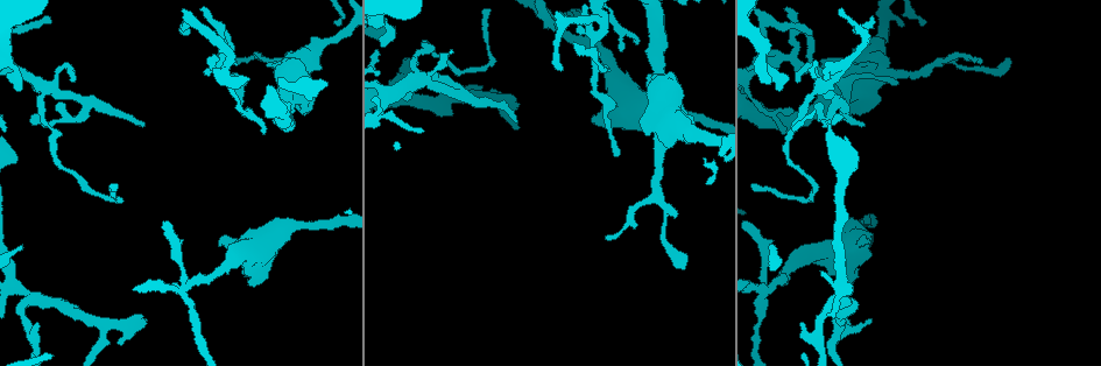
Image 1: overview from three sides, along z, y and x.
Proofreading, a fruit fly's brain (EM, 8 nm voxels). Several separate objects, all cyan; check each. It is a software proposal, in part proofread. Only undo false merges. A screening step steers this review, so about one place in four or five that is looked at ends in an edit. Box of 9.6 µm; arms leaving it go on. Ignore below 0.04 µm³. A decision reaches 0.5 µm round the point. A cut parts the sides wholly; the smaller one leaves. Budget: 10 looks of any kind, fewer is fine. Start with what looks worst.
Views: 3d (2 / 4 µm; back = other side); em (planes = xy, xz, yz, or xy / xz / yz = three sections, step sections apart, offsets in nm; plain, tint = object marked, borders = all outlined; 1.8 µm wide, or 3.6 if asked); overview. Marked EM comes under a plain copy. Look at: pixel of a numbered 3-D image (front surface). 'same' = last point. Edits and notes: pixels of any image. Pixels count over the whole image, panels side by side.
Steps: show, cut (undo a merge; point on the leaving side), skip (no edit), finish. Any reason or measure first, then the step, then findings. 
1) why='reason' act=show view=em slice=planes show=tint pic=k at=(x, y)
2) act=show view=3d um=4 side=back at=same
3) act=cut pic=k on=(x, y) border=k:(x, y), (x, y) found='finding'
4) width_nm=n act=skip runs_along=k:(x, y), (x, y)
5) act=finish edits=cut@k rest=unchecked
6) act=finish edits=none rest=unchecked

why='four arms meet' act=show view=3d um=2 pic=1 at=(771, 288)

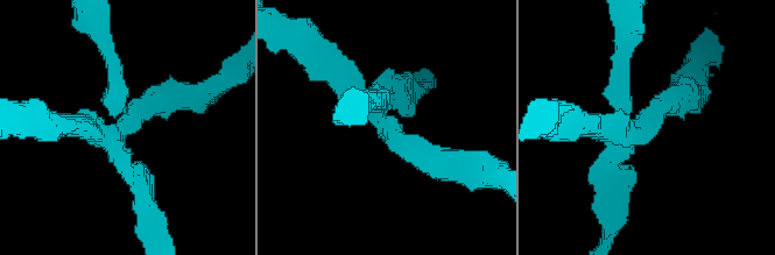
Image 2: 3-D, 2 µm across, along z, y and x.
arms=4 why='now the EM' act=show view=em slice=planes show=borders pic=2 at=(120, 126)

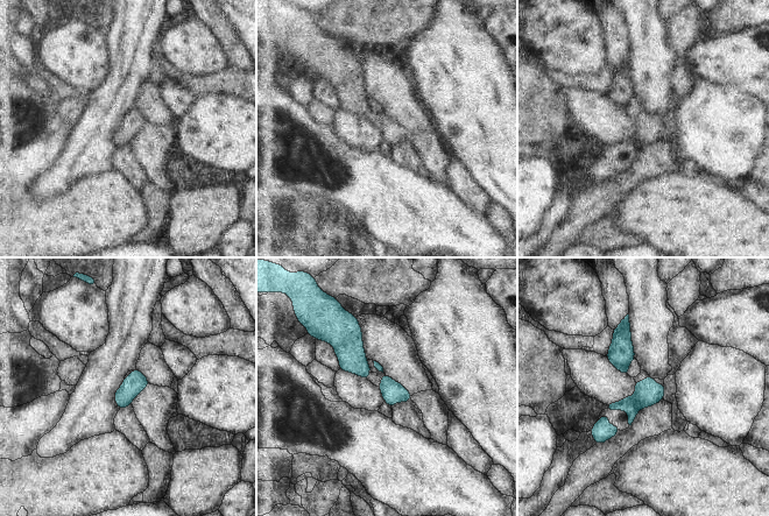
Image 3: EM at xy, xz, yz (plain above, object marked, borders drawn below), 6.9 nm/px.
width_nm=150 act=cut pic=3 on=(628, 404) border=3:(635, 404), (639, 409) found='a second neuron is stuck on'

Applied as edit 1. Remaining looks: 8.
act=show view=3d um=4 pic=1 at=(14, 284)

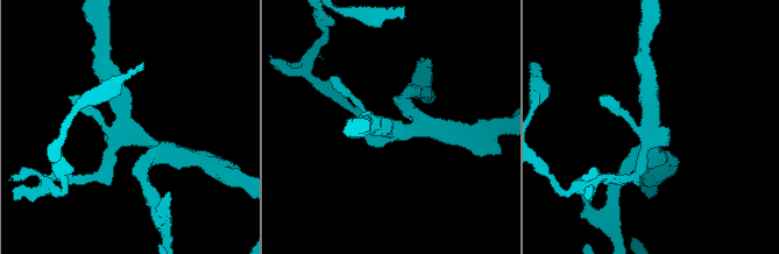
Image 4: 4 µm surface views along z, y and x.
arms=4 why='shape alone is not enough' act=show view=em slice=yz step=8 show=tint pic=4 at=(126, 129)

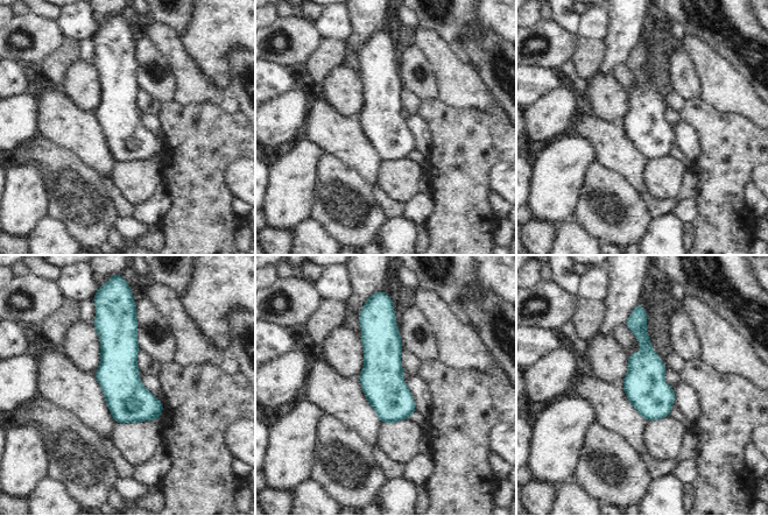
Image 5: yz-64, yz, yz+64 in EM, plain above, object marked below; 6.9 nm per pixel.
act=skip runs_along=5:(125, 316), (125, 388), (154, 417) found='continuous, no second neuron'

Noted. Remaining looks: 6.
why='branch point' act=show view=em slice=xz step=16 show=tint pic=1 at=(230, 54)

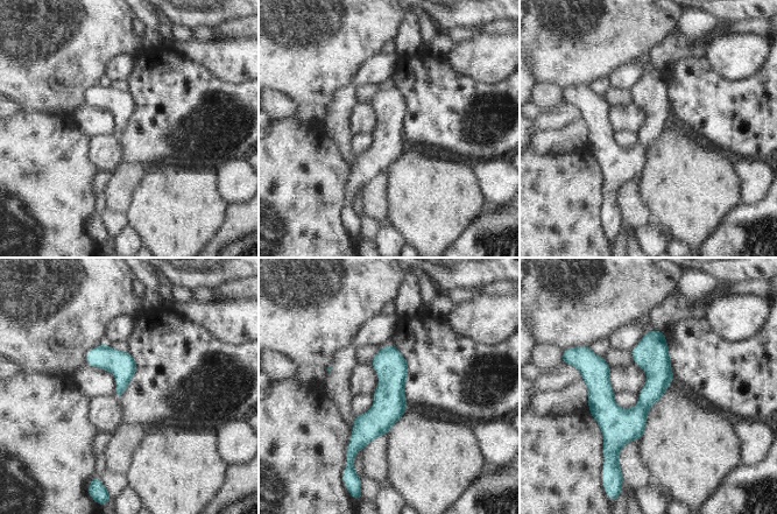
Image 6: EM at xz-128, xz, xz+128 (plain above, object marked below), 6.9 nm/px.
act=show view=em slice=planes show=tint at=same

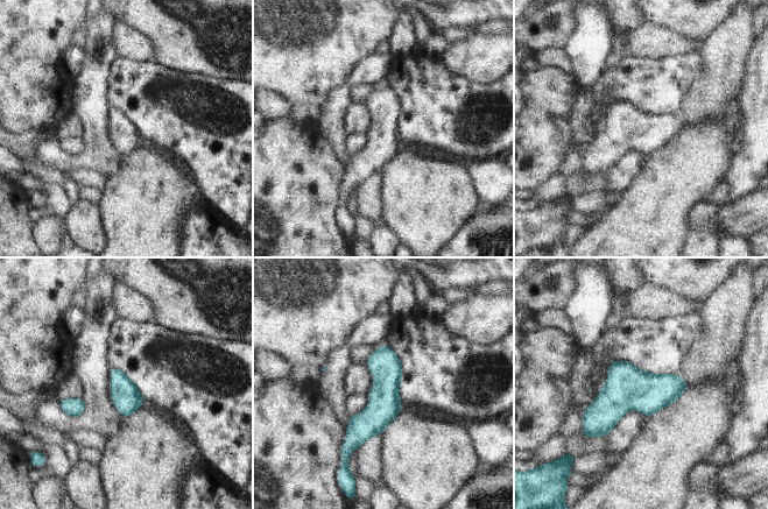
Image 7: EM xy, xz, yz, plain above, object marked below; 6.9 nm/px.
act=skip found='all the same neuron'

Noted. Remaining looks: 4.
why='three-way junction' act=show view=3d um=2 pic=1 at=(103, 324)

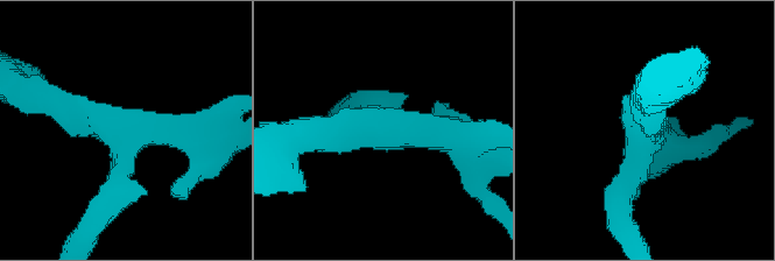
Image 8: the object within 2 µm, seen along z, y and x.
arms=3 arm_widths_nm=220,260,300 act=show view=em slice=xz step=8 show=tint pic=8 at=(382, 126)

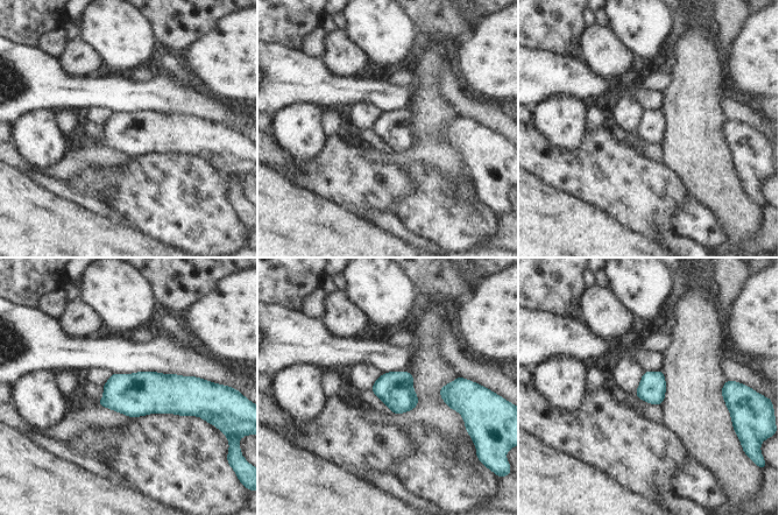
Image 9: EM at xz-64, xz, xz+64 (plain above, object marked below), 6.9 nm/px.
act=skip found='all the same neuron'

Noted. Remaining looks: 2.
act=finish edits=cut@3 rest=unchecked

